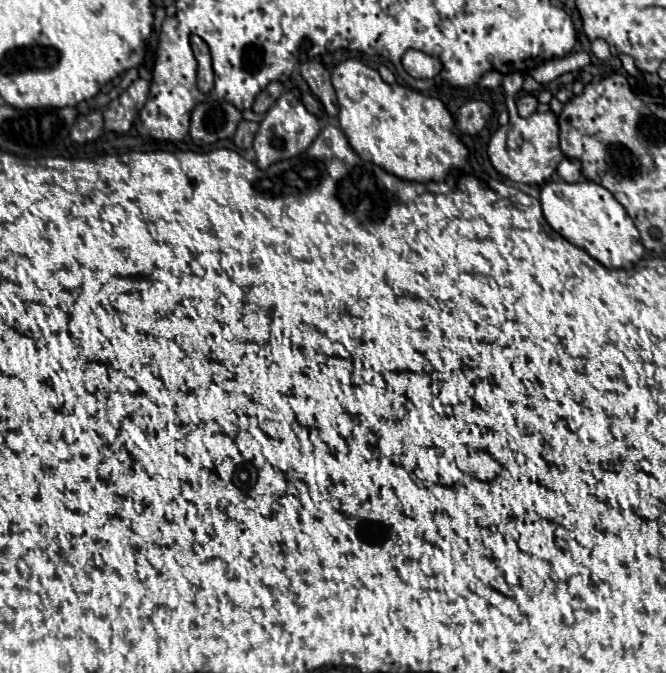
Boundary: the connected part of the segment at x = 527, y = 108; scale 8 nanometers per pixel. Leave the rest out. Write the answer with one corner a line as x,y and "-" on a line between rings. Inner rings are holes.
524,94
524,96
520,96
520,98
516,100
516,106
518,106
518,114
520,114
522,118
526,118
526,116
532,116
532,114
536,112
538,100
536,100
532,94

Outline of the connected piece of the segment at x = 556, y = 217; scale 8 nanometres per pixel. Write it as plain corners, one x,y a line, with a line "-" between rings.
564,180
546,182
542,186
540,204
546,222
558,234
562,234
574,246
586,250
606,268
632,268
646,254
640,242
638,228
626,214
624,206
604,186
596,182
588,180
576,184
568,184

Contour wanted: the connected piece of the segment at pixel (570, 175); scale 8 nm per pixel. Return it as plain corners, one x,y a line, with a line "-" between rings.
564,158
560,164
558,164
558,174
564,178
564,180
582,180
582,164
578,160
570,160
570,158

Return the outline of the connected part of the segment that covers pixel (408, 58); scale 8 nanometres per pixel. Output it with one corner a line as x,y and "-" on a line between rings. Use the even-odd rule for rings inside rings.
408,50
402,58
402,64
404,64
404,70
412,78
434,78
444,68
440,58
428,56
428,54
418,52
418,50

